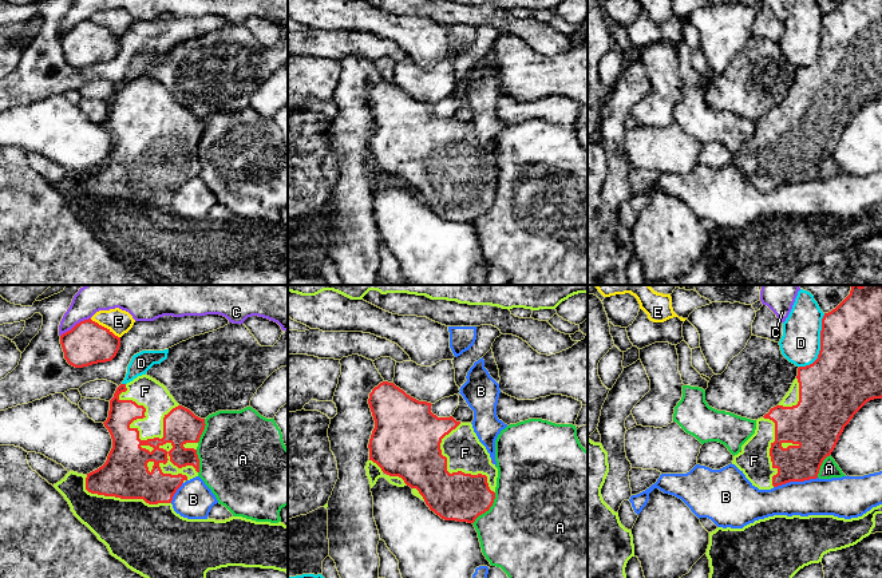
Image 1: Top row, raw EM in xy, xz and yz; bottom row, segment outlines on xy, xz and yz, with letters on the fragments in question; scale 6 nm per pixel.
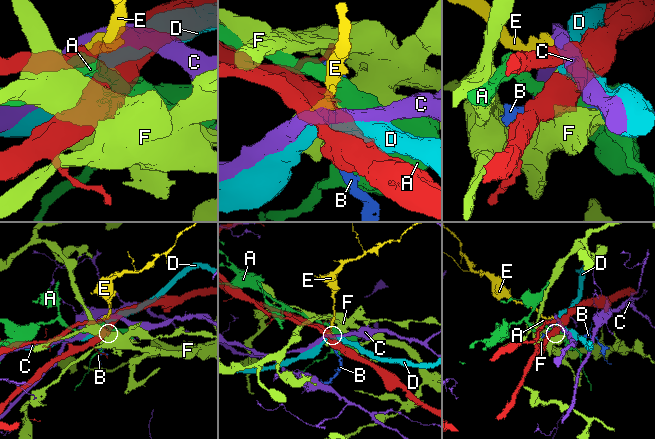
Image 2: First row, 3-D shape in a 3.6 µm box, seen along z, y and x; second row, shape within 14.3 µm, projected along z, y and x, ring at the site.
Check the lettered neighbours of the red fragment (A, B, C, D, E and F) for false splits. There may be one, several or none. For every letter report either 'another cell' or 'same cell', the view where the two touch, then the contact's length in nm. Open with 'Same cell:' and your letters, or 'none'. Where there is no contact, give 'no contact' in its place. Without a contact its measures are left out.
Same cell: none
A: another cell; contact in xz; length 240 nm
B: another cell; contact in yz; length 280 nm
C: another cell; contact in xy; length 220 nm
D: another cell; contact in yz; length 360 nm
E: another cell; contact in xy; length 220 nm
F: another cell; contact in xy; length 400 nm

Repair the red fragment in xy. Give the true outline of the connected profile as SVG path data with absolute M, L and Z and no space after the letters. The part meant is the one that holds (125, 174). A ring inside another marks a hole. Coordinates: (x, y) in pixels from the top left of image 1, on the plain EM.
M120 84L110 100L103 124L111 135L112 149L106 163L87 174L86 190L120 199L143 199L149 205L171 203L187 177L163 174L159 165L170 161L178 169L193 166L199 173L197 150L183 146L199 142L205 119L178 106L163 118L162 139L141 140L138 128L130 124L146 118L146 108L133 100L120 100L119 95L126 91L126 84Z

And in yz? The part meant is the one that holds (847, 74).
M843 0L835 9L824 13L822 19L820 31L820 51L818 59L806 67L798 68L798 83L799 83L799 102L792 107L776 106L770 110L763 118L770 119L775 123L775 142L771 143L770 157L772 169L778 170L778 174L772 177L772 186L778 187L790 182L804 182L816 179L823 161L834 151L839 136L845 127L850 123L854 115L870 100L882 99L882 0Z

